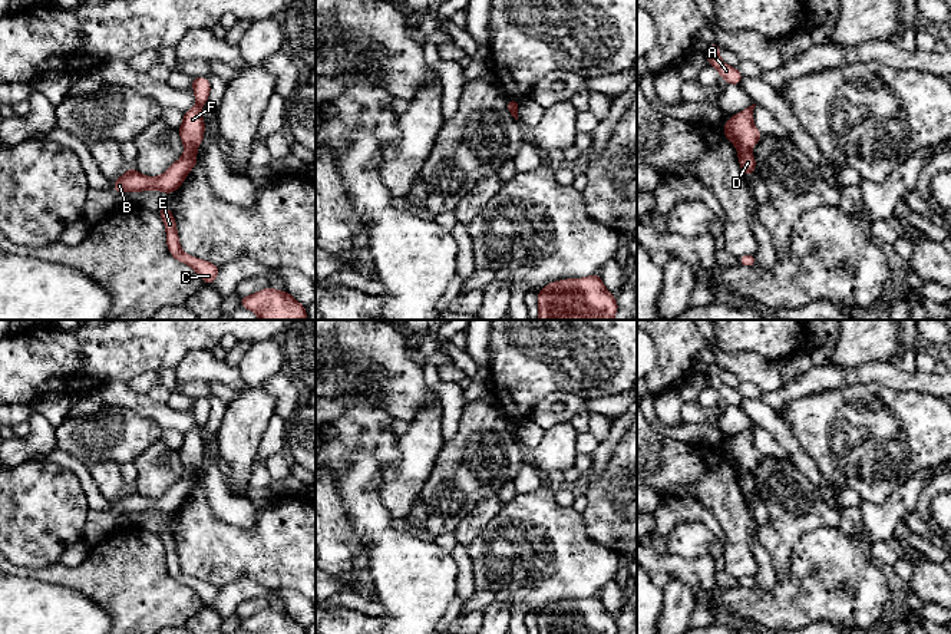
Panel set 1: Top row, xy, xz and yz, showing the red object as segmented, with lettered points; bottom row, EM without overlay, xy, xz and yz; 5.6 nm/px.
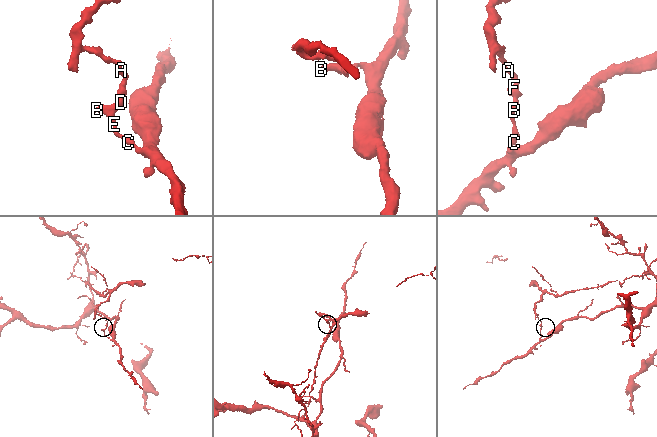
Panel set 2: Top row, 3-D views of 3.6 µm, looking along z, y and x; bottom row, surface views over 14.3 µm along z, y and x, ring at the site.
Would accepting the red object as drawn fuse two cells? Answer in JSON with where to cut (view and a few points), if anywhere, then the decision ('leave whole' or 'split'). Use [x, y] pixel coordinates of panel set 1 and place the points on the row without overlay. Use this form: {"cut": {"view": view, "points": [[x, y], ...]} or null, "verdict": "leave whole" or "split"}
{"cut": {"view": "yz", "points": [[739, 469], [749, 471]]}, "verdict": "split"}

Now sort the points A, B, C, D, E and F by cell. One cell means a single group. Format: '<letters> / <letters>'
A F / B C D E

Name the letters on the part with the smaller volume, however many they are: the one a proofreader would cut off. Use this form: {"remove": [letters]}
{"remove": ["A", "F"]}

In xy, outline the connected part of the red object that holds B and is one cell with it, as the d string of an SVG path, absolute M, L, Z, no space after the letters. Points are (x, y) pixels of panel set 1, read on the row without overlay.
M185 469L182 478L172 485L165 495L152 499L139 495L135 489L131 489L113 503L112 514L129 515L153 511L172 515L182 506L185 498L191 493L197 483L197 473Z

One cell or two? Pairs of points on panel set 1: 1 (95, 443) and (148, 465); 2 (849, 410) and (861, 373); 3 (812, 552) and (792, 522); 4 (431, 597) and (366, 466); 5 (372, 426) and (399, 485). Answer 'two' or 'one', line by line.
1: two
2: two
3: two
4: one
5: two

